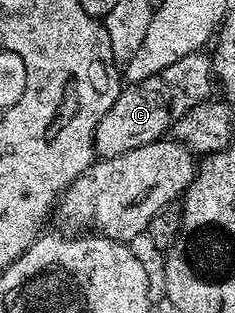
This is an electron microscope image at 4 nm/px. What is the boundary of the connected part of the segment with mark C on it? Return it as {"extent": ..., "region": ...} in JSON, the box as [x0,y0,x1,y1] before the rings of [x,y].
{"extent":[93,52,215,159],"region":[[[205,52],[183,56],[179,60],[175,60],[175,64],[167,64],[167,68],[163,68],[159,74],[152,74],[147,80],[126,85],[115,100],[115,104],[111,104],[111,112],[107,112],[107,116],[103,116],[103,120],[99,120],[99,124],[95,128],[93,148],[96,157],[103,159],[123,156],[123,152],[143,148],[143,144],[162,141],[172,131],[173,125],[188,110],[195,108],[201,102],[210,101],[212,94],[209,93],[212,92],[213,86],[215,90],[213,64],[210,55]]]}

